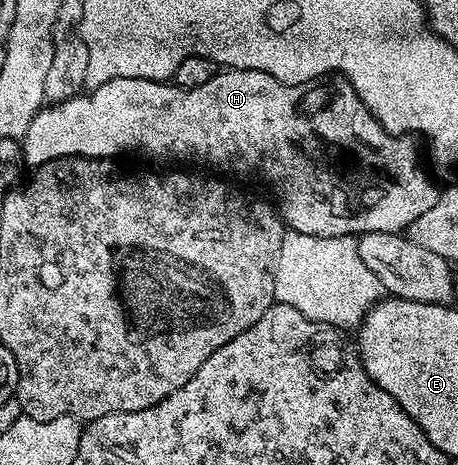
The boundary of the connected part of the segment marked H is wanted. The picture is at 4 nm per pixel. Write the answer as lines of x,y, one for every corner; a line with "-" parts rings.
235,69
221,70
213,79
206,81
206,85
198,85
198,89
182,89
168,81
157,81
154,79
115,79
109,83
104,83
101,87
93,87
87,93
75,95
73,99
67,99
61,103
54,103
41,107
40,112
34,117
34,121
30,121
30,129
26,129
22,140
22,159
25,164
29,163
32,169
41,167
44,163
49,163
55,159
67,159
69,155
83,155
85,159
110,159
120,157
123,151
145,151
148,155
173,155
176,159
193,159
196,163
205,163
208,167
213,167
216,171
221,171
221,176
232,177
228,175
257,175
270,190
276,194
275,202
278,204
280,218
283,219
285,228
288,231
297,231
300,234
312,234
314,237
332,238
339,235
347,235
359,237
365,235
368,231
377,231
378,233
404,233
407,232
408,226
414,221
418,221
418,217
422,217
422,213
426,213
426,209
431,209
434,206
434,201
438,194
438,187
428,180
428,175
424,172
424,167
420,164
420,151
416,148
417,140
407,135
392,135
385,129
380,122
370,113
367,102
361,99
360,94
352,87
350,80
343,77
328,77
323,81
317,82
315,85
307,83
283,83
274,77
270,77
270,73
262,73
261,71
238,71

